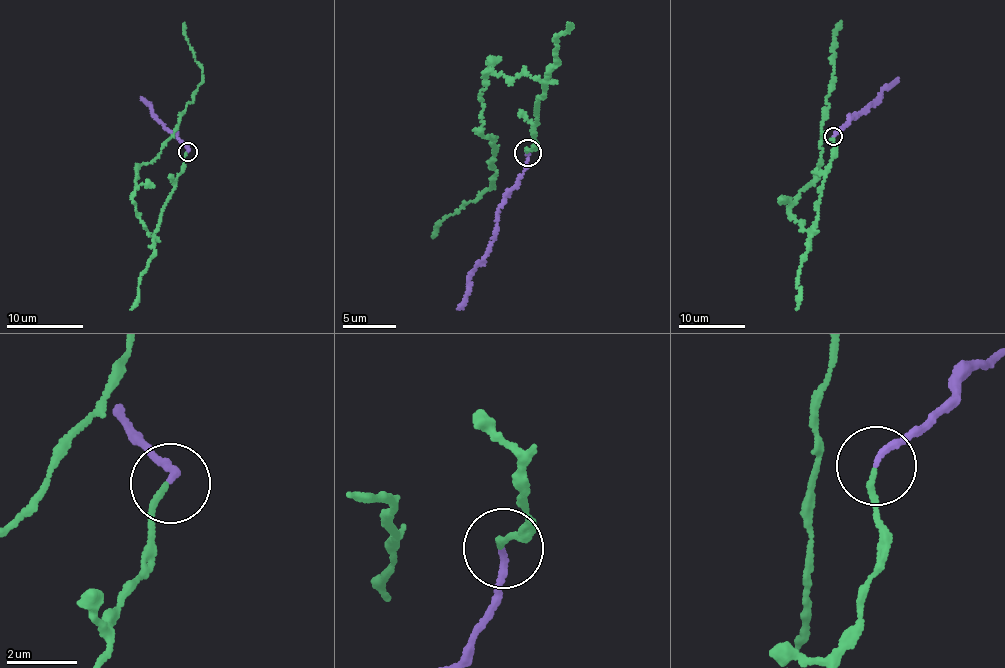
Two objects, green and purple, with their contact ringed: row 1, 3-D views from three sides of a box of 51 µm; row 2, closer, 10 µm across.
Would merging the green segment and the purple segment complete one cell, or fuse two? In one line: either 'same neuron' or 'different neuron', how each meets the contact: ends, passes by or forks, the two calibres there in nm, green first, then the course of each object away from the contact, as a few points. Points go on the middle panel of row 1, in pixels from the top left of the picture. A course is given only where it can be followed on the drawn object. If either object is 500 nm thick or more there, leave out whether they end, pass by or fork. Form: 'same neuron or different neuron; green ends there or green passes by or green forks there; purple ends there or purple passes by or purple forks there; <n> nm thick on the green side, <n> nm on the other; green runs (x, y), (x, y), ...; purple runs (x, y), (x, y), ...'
different neuron; green ends there; purple ends there; 160 nm thick on the green side, 180 nm on the other; green runs (526, 152), (538, 143), (547, 88), (523, 73), (488, 72), (482, 129), (493, 137), (492, 186), (433, 237); purple runs (529, 153), (518, 183), (504, 199), (483, 261), (475, 268), (457, 309)

